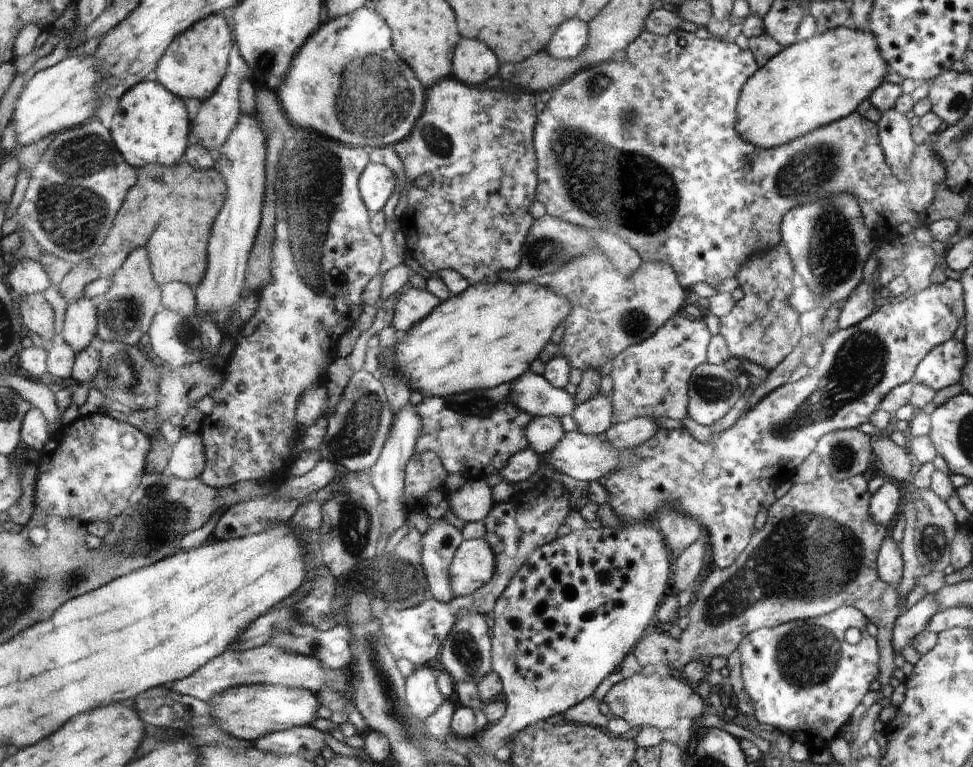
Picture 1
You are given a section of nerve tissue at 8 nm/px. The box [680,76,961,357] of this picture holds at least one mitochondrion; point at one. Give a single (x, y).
(831, 256)

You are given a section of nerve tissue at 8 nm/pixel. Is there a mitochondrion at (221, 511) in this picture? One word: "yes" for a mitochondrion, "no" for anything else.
no

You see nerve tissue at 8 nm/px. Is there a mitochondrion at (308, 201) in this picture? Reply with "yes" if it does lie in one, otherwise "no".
yes

